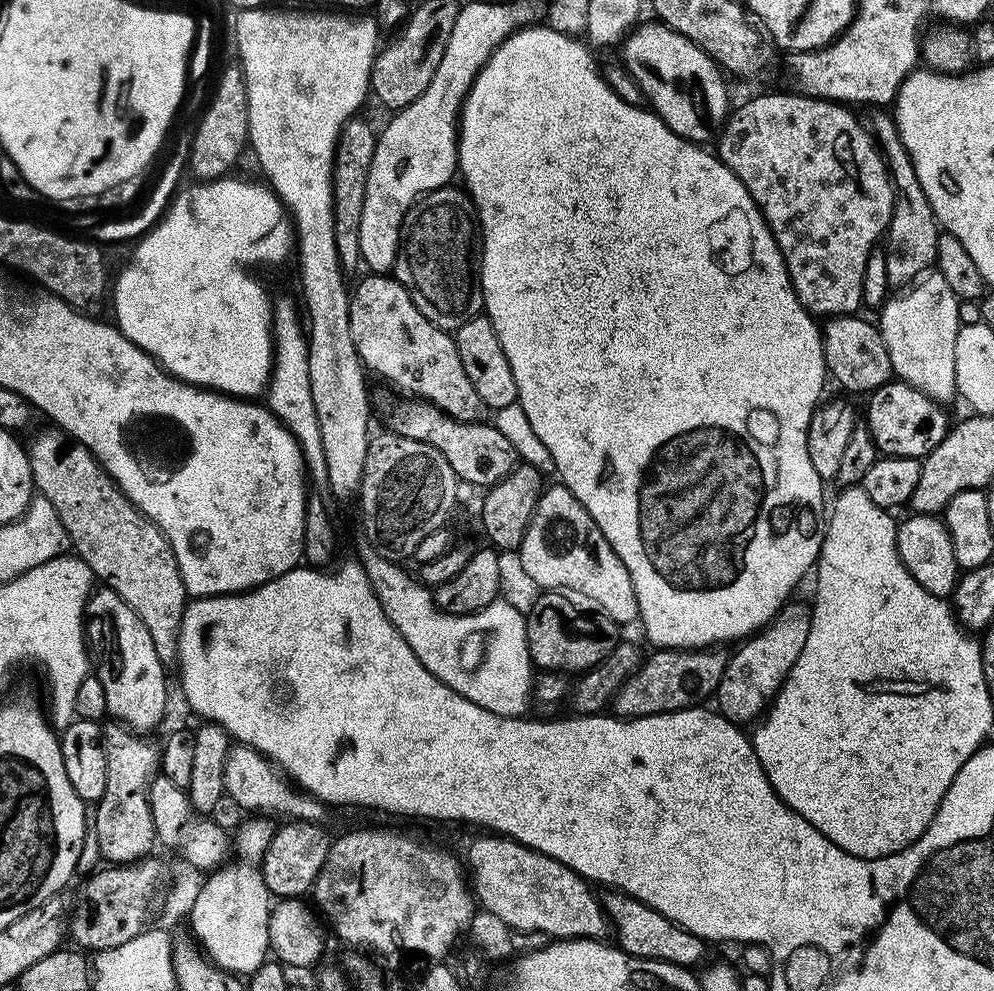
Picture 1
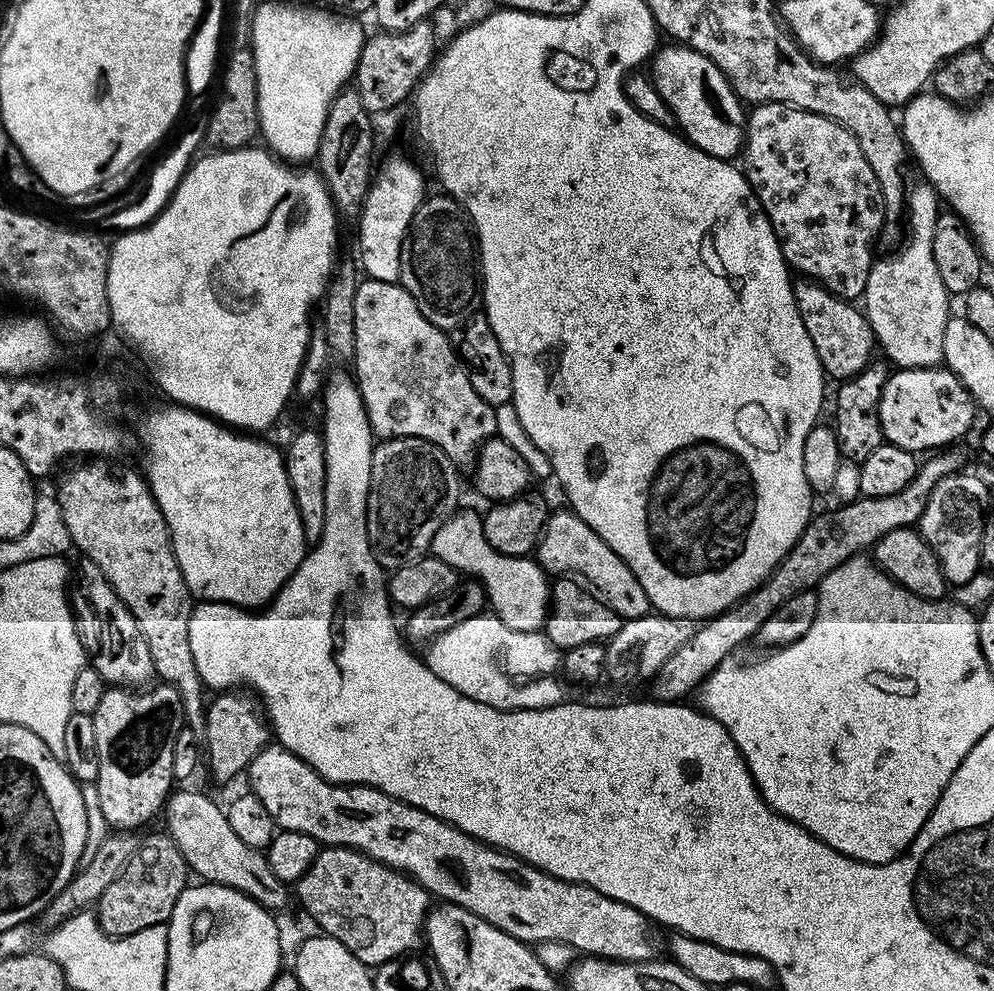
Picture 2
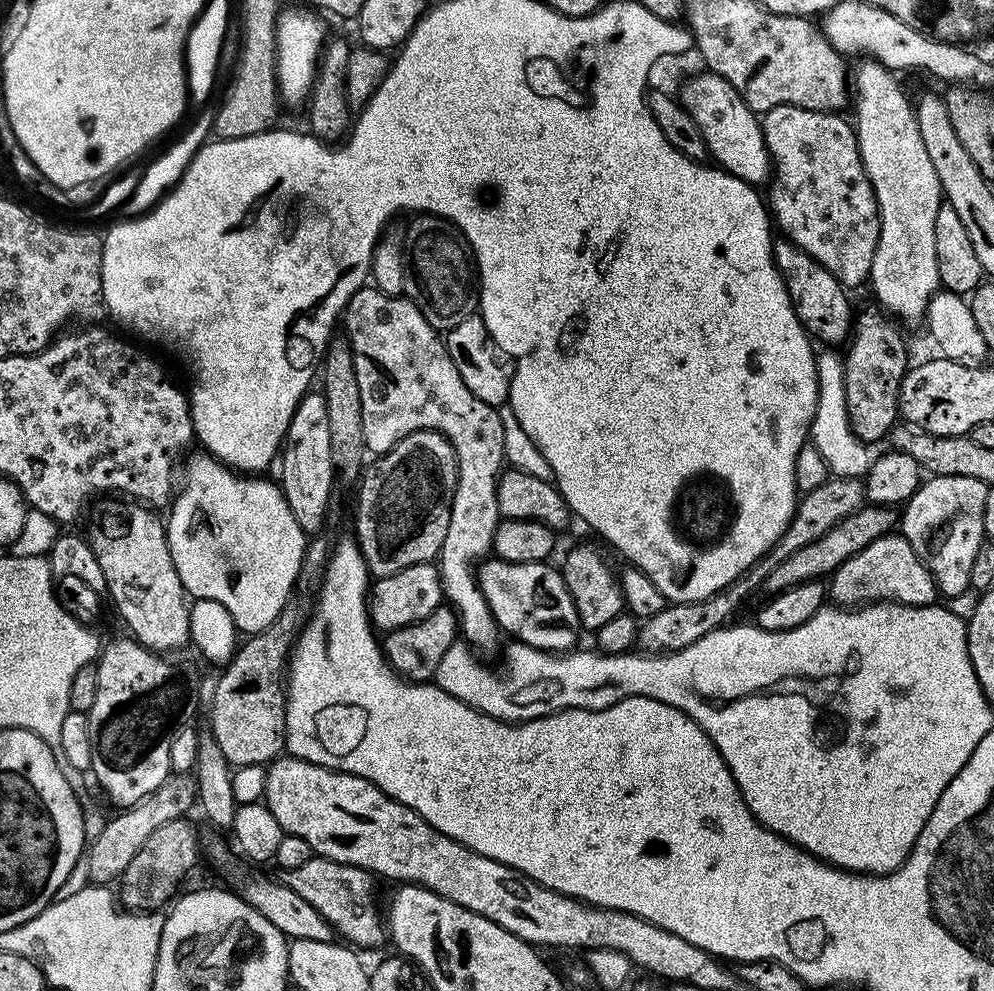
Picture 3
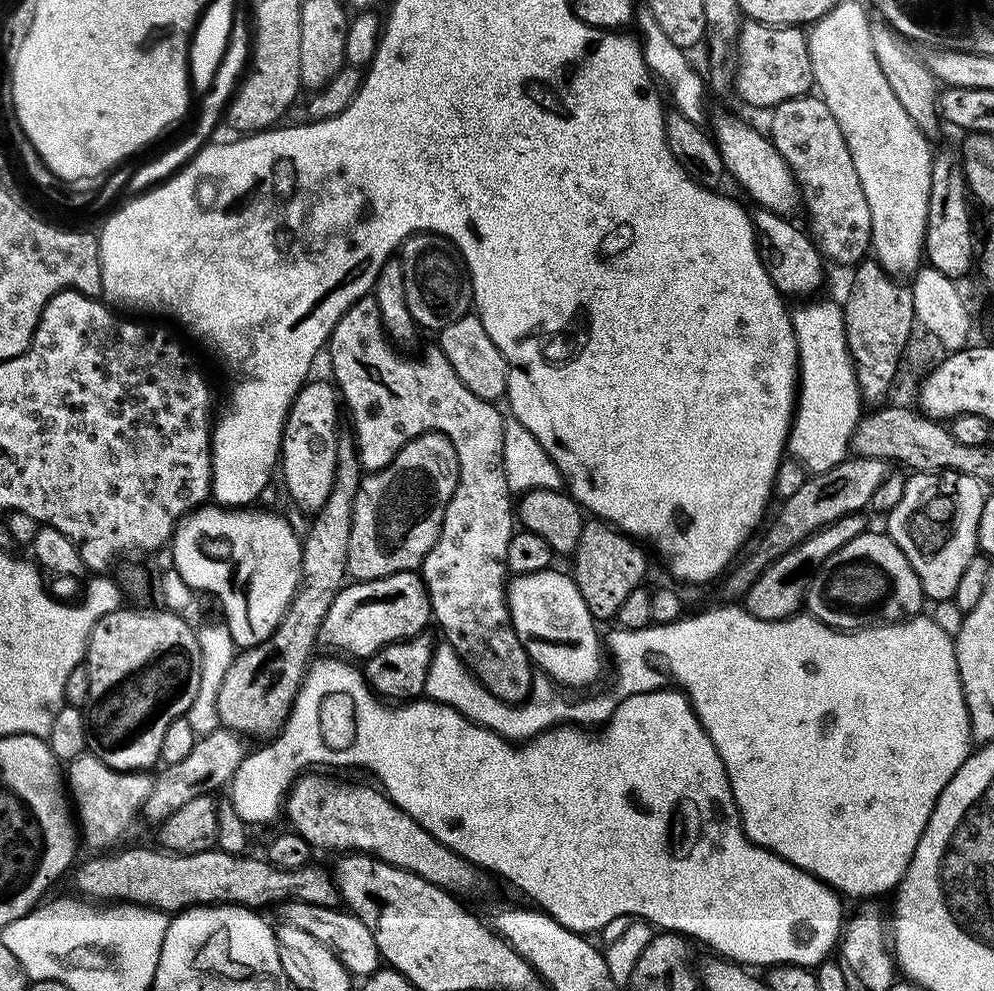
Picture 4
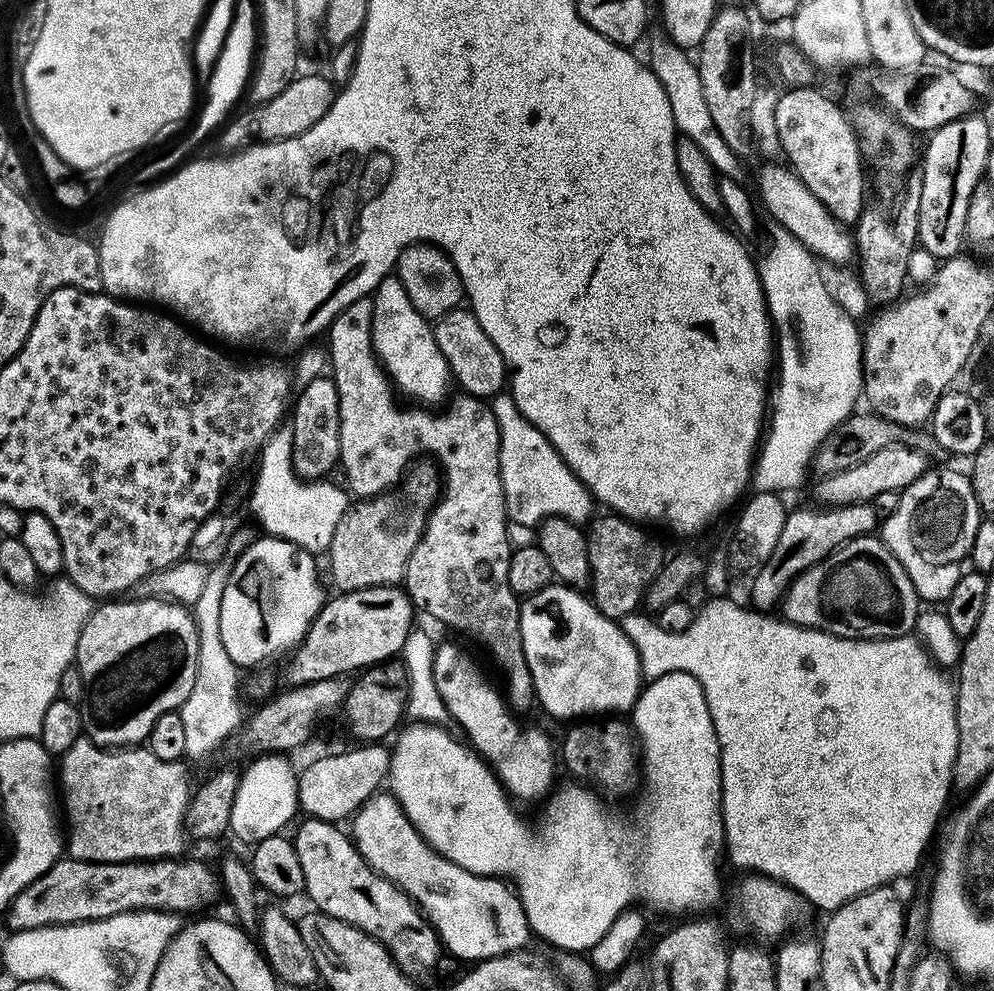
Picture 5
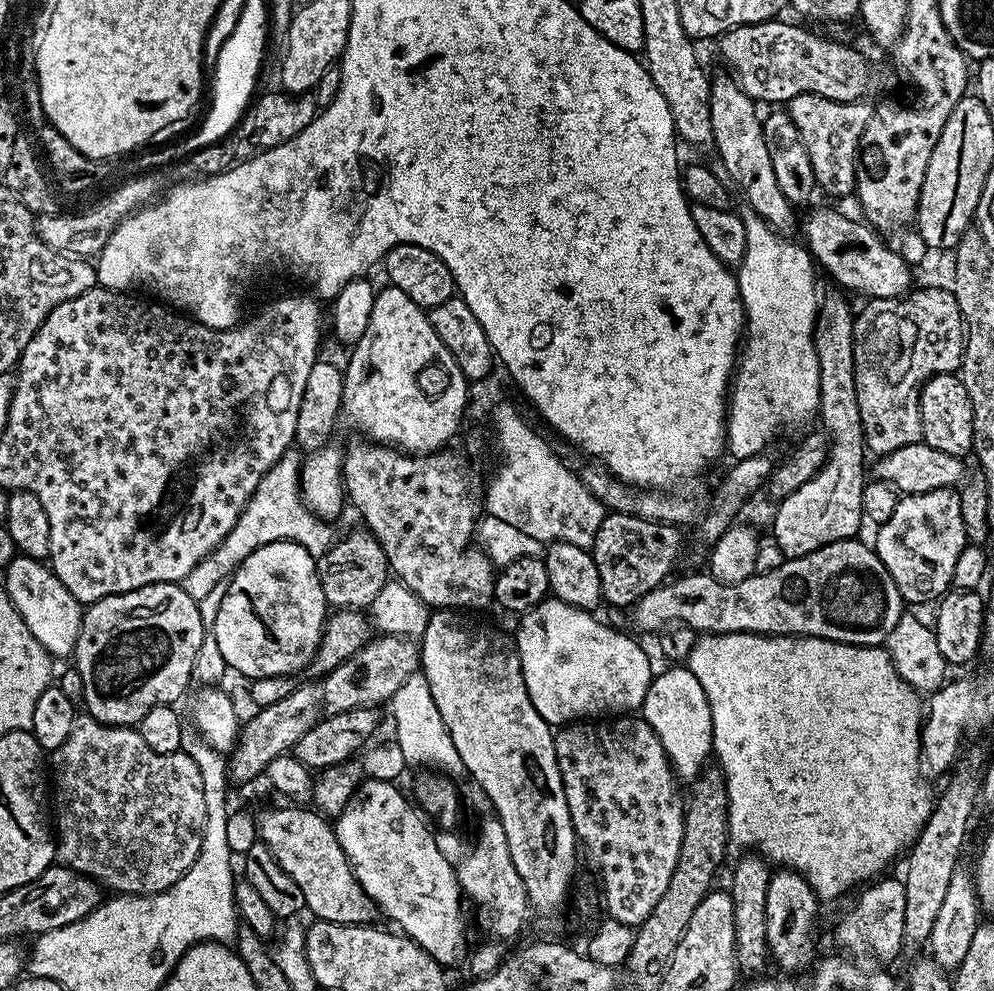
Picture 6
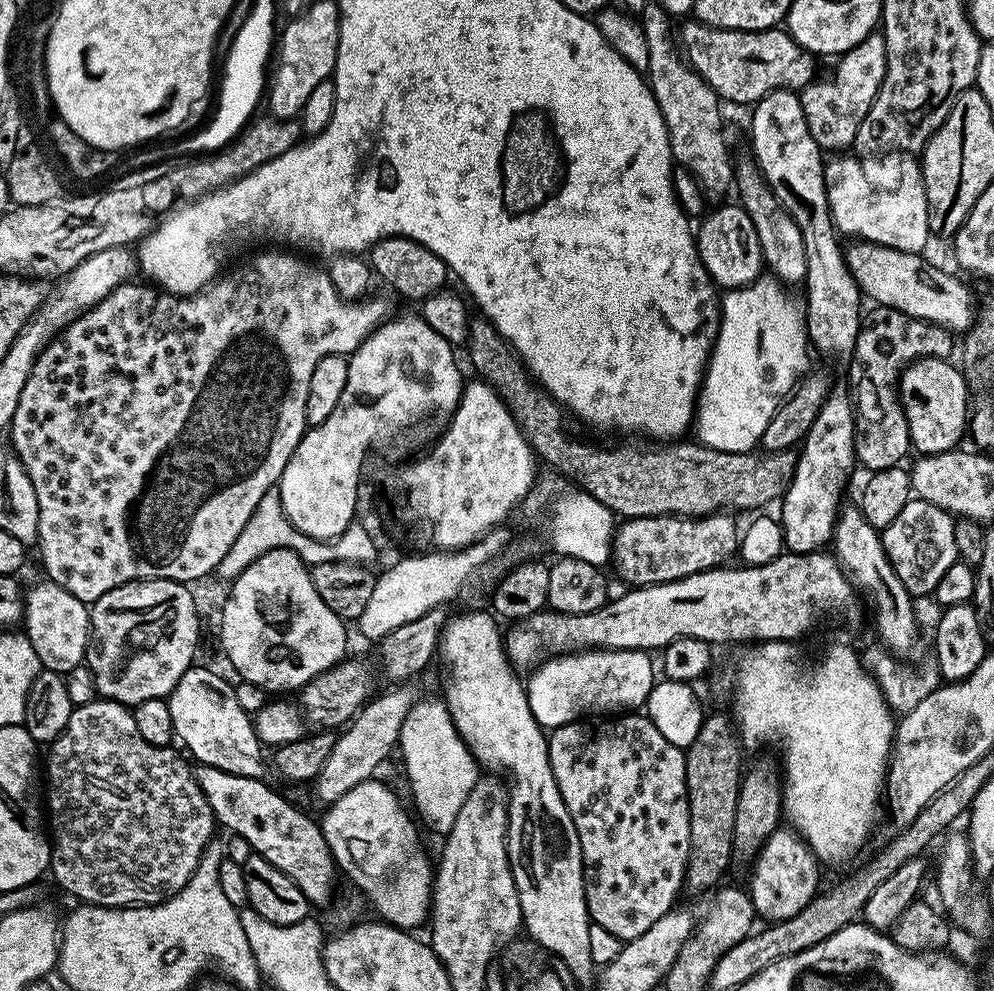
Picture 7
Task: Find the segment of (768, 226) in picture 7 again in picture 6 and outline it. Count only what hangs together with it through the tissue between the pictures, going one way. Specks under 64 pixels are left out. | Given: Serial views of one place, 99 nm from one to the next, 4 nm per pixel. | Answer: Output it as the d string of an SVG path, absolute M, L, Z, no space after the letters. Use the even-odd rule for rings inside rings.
M713 75L710 80L710 126L712 127L711 147L729 170L732 183L744 195L743 203L753 208L775 232L792 234L797 231L797 209L782 194L778 178L774 178L774 165L770 162L770 150L766 150L764 121L761 113L756 113L757 101L750 99L740 89L739 83L731 75Z

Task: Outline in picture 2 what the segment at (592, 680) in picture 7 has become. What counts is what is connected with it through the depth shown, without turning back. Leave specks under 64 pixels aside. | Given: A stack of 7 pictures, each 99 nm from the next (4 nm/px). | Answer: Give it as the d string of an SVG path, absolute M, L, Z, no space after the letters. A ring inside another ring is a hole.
M457 510L434 534L431 555L437 556L446 566L456 569L465 577L480 581L491 611L510 630L539 632L550 611L550 576L535 559L526 556L503 556L486 542L481 513Z

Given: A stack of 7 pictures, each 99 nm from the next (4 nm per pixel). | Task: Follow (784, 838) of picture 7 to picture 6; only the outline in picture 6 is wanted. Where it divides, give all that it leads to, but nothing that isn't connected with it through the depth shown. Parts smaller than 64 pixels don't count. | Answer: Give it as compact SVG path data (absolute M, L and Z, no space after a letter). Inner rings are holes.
M776 870L771 873L766 890L766 938L774 964L784 971L781 973L803 973L813 967L817 959L816 940L812 937L812 931L816 928L816 904L818 905L816 891L804 876L791 870Z

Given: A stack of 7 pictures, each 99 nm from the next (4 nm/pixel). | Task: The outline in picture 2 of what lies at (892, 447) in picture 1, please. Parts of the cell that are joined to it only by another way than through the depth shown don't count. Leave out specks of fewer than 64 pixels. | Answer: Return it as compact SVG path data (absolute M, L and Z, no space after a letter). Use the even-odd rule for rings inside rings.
M944 366L893 371L882 386L881 401L878 402L878 418L881 419L881 434L885 441L917 454L928 454L955 445L952 444L955 440L962 439L971 430L976 414L978 415L978 407L971 394L964 388L963 382Z

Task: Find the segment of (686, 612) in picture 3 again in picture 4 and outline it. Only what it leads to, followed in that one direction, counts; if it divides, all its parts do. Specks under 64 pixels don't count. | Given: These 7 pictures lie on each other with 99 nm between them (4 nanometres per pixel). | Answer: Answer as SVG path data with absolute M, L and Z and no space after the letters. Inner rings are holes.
M861 456L845 458L838 466L809 475L804 485L799 487L794 494L782 500L780 513L773 518L772 525L770 525L770 520L767 527L763 529L764 537L762 537L762 532L759 539L755 541L756 549L744 561L741 559L723 577L724 596L728 599L725 601L739 601L775 560L782 558L782 554L794 550L794 546L798 546L818 530L838 522L838 518L863 513L871 505L874 490L878 490L878 486L882 486L882 482L888 475L890 475L889 461L878 458L862 458Z

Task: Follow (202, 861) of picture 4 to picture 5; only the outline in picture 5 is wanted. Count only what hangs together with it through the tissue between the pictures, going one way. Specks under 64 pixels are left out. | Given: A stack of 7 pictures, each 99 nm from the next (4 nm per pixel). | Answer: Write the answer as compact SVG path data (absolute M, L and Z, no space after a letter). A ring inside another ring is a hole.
M61 858L56 861L46 874L26 886L12 900L6 913L9 929L12 932L22 930L34 930L42 926L54 926L55 924L84 924L88 920L101 920L110 918L114 914L123 912L171 912L173 914L185 914L200 908L204 903L212 904L216 895L222 892L221 877L215 867L203 864L200 860L188 860L189 858L169 858L166 860L131 860L130 862L86 862L85 860L73 860Z

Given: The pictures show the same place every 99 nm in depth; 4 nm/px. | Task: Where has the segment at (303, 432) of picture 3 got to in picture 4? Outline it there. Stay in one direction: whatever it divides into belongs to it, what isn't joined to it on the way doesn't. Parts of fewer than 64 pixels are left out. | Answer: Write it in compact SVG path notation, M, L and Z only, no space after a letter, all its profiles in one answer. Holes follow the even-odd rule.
M309 379L300 388L284 420L284 437L280 443L279 471L284 471L284 488L288 496L307 514L315 514L326 506L334 486L336 469L336 423L342 420L342 404L335 383L327 379Z

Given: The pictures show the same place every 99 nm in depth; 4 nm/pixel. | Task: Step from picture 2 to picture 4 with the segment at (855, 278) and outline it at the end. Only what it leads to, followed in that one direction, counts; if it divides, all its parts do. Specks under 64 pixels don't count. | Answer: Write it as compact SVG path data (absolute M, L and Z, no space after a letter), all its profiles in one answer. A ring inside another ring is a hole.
M809 94L777 104L771 109L770 116L770 139L778 154L786 158L790 170L796 173L802 208L803 211L808 211L806 228L812 241L829 261L857 265L869 255L872 246L870 205L866 202L866 190L862 190L862 182L858 182L858 170L854 170L854 158L850 158L846 138L842 138L842 130L838 130L838 122L834 122L834 114L830 114L830 106L826 106L826 102L819 95Z

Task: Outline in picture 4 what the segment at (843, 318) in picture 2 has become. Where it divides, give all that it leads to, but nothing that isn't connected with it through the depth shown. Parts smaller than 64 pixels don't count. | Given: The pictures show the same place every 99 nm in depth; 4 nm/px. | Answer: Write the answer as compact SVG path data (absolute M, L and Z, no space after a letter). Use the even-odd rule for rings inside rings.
M753 207L750 215L752 228L756 231L756 245L760 248L760 257L780 295L785 298L808 298L816 294L811 292L821 291L825 287L826 264L811 235L801 225L800 229L798 225L791 224L793 221L789 217L780 216L769 208Z

